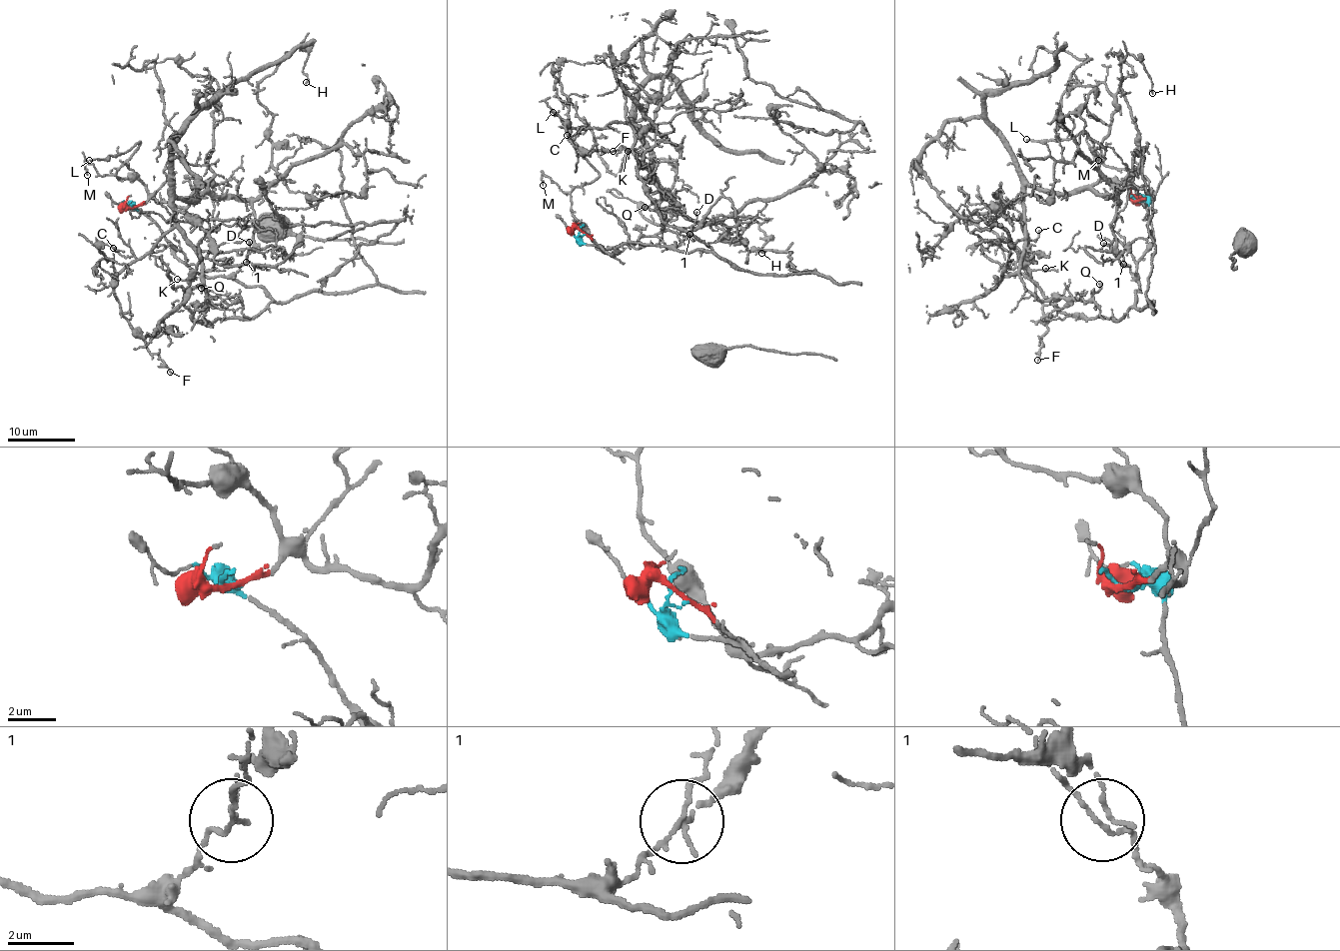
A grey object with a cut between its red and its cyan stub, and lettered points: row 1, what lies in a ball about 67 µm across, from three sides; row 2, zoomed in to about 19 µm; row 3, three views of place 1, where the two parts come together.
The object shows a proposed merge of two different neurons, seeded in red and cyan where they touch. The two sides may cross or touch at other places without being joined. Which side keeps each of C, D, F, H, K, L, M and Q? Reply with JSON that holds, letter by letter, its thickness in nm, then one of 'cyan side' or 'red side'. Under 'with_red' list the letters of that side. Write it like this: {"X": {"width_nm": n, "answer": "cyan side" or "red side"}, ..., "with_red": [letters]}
{"C": {"width_nm": 110, "answer": "red side"}, "D": {"width_nm": 110, "answer": "cyan side"}, "F": {"width_nm": 110, "answer": "red side"}, "H": {"width_nm": 130, "answer": "red side"}, "K": {"width_nm": 80, "answer": "cyan side"}, "L": {"width_nm": 130, "answer": "red side"}, "M": {"width_nm": 90, "answer": "red side"}, "Q": {"width_nm": 120, "answer": "red side"}, "with_red": ["C", "F", "H", "L", "M", "Q"]}

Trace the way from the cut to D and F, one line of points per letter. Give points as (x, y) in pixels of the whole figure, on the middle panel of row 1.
D: (580, 230), (580, 238), (585, 244), (599, 245), (610, 255), (629, 242), (676, 247), (689, 234), (696, 211)
F: (580, 230), (602, 250), (632, 245), (663, 227), (650, 148), (634, 122), (564, 128), (589, 155), (613, 151)

